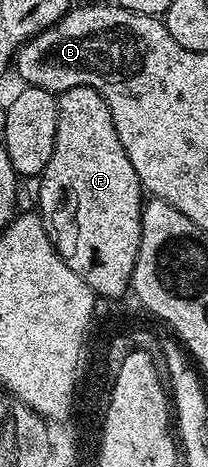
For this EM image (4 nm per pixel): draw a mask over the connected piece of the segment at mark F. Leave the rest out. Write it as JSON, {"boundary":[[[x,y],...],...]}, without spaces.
{"boundary":[[[74,87],[62,92],[57,99],[57,137],[53,145],[53,157],[38,176],[39,207],[37,213],[43,218],[43,228],[49,233],[57,253],[89,285],[96,296],[119,299],[128,294],[131,274],[141,245],[141,221],[145,192],[139,184],[137,169],[117,137],[109,105],[91,87]]]}

